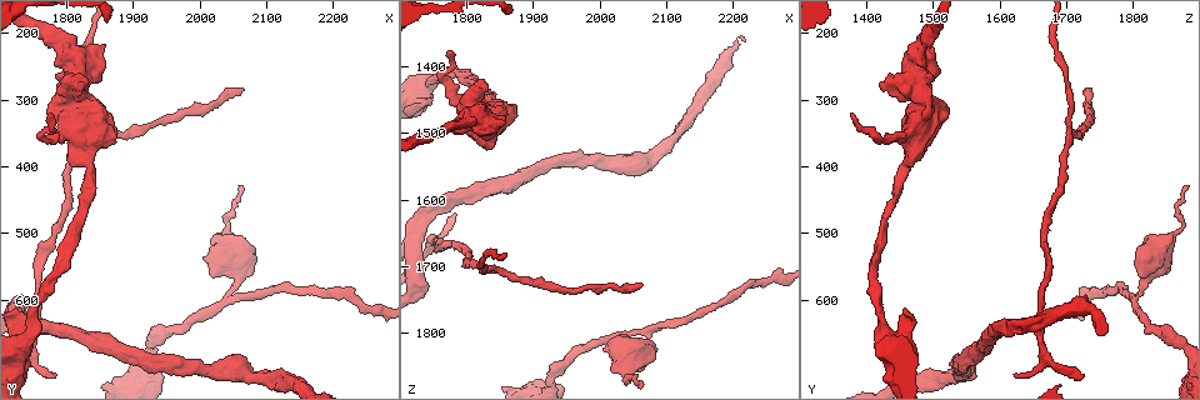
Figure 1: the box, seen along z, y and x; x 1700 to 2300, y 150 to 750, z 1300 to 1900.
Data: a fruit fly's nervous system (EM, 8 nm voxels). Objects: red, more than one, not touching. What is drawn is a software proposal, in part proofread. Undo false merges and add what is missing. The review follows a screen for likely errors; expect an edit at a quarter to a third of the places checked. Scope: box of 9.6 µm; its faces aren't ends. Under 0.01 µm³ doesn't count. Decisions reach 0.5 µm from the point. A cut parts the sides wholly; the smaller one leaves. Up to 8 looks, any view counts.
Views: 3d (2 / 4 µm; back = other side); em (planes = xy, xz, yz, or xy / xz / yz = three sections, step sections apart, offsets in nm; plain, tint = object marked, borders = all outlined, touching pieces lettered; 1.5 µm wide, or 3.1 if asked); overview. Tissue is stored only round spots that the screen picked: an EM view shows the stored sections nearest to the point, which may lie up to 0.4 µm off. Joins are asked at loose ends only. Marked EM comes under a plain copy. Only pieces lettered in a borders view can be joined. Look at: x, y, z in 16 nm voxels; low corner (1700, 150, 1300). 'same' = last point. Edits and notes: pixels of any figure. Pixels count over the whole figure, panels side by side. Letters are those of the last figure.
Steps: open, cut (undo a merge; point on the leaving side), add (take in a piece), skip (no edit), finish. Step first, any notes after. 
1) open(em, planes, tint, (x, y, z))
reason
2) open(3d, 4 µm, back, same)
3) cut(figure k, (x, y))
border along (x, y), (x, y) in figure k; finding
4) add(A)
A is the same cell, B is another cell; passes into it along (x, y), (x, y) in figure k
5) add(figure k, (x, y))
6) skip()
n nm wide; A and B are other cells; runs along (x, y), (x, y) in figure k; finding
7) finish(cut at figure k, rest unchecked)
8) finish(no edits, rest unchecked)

open(3d, 4 µm, back, (2065, 280, 1725))
an open end

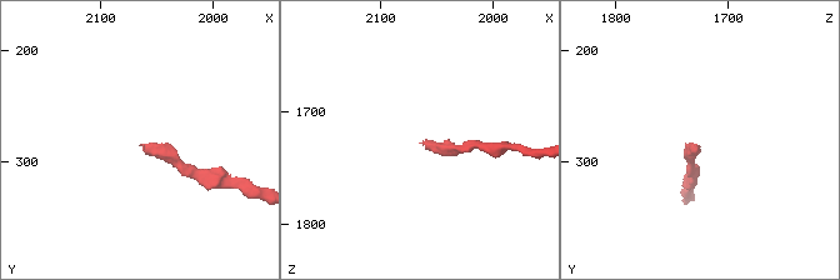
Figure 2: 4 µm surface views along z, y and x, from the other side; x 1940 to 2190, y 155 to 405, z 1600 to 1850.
open(em, planes, tint, (2062, 282, 1728))

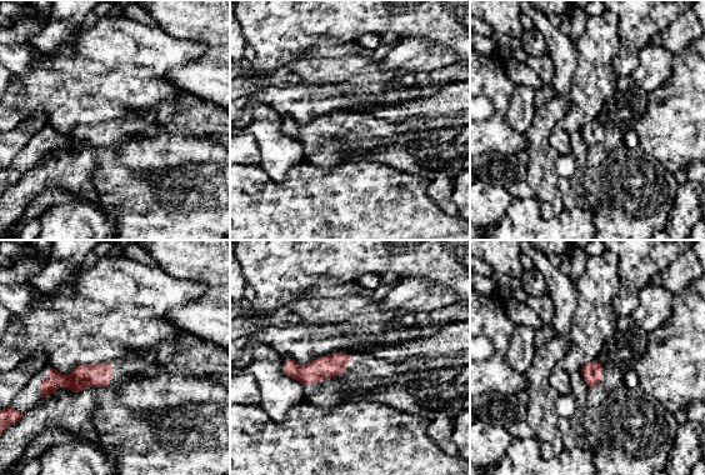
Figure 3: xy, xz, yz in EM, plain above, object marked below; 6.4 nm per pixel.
open(em, planes, borders, same)

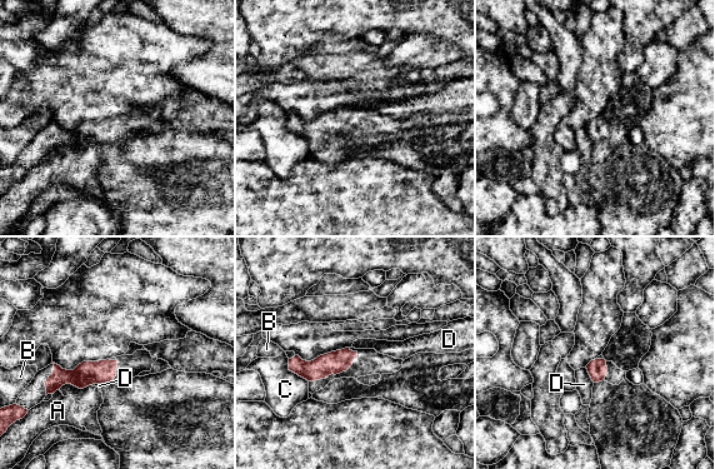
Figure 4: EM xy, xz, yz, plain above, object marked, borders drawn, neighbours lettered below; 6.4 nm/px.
skip()
C touches over 200 nm; A, B, C and D are other cells; no lettered piece goes on from it

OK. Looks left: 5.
open(3d, 2 µm, back, (1840, 345, 1705))
three-way junction

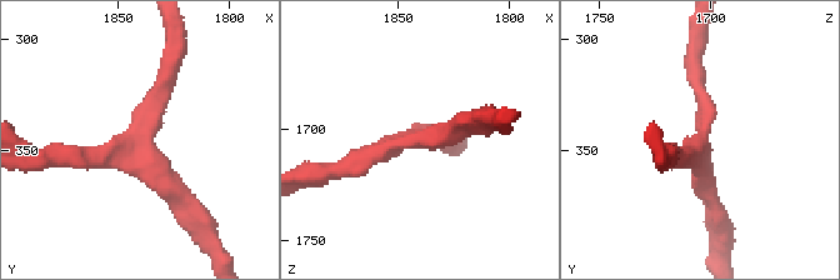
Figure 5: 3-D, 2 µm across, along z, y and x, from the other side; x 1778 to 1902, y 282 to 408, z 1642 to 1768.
open(em, yz, step 8, borders, (1843, 346, 1704))
3 arms

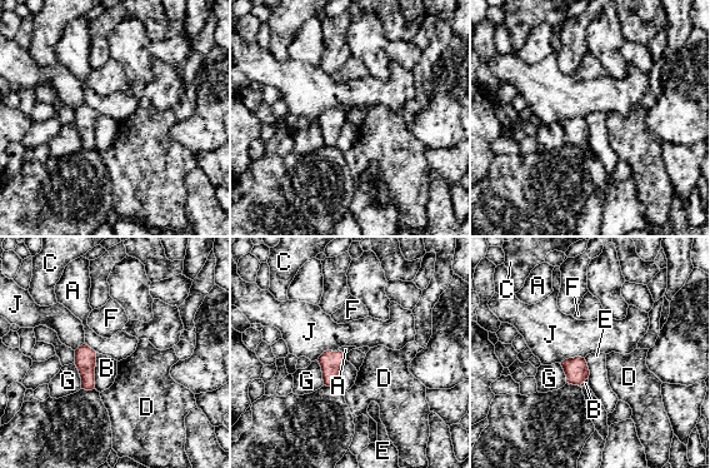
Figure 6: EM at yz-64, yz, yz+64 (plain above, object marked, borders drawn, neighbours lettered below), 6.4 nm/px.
skip()
A, B, C, D, E, F, G and J are other cells; border along (96, 353), (94, 388) in figure 6; continuous, no second neuron

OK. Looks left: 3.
open(em, planes, borders, (2040, 600, 1800))
calibre changes

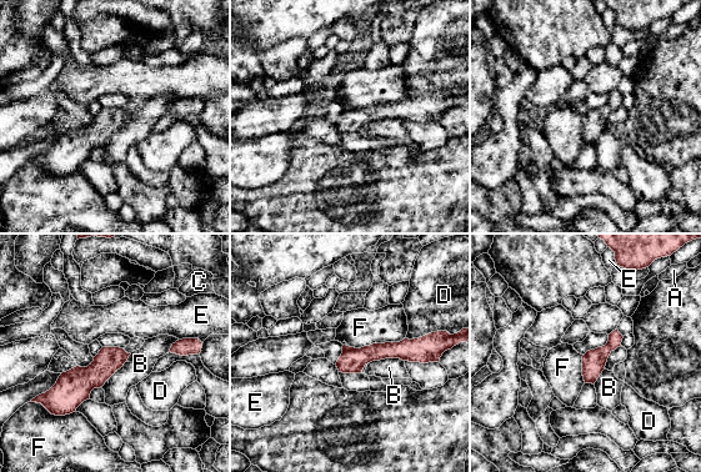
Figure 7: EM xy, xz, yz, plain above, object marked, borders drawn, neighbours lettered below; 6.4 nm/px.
skip()
A, B, C, D, E and F are other cells; all the same neuron

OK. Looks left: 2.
finish(no edits, rest unchecked)

